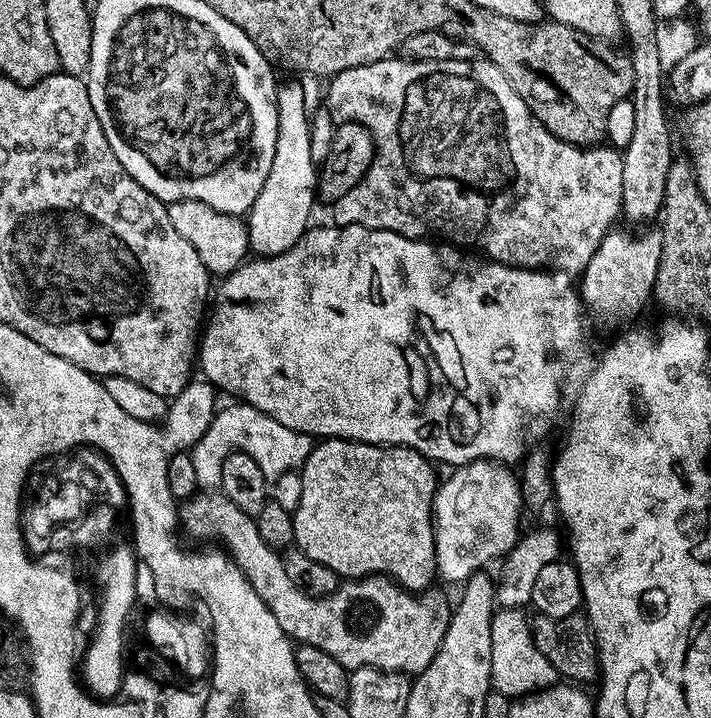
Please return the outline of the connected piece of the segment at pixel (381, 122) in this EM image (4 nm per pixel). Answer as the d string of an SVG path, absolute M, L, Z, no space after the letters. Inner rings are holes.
M403 58L379 60L366 66L354 66L350 70L342 70L331 77L326 84L326 107L336 124L345 124L357 120L374 138L376 153L370 162L370 170L354 186L354 190L346 190L342 198L331 205L333 225L345 228L351 224L361 224L363 228L377 228L387 232L397 232L400 236L408 236L412 240L435 238L440 242L455 242L457 245L477 244L483 255L498 264L508 264L512 268L534 268L565 272L570 278L579 277L590 266L590 258L594 258L594 250L602 242L602 238L613 231L612 224L622 212L622 162L623 155L611 146L581 146L567 144L559 140L532 111L522 102L522 98L510 86L506 74L498 70L491 60L477 58L474 60L447 60L446 62L418 62Z

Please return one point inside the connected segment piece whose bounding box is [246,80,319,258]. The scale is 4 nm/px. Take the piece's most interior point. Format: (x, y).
(281, 213)

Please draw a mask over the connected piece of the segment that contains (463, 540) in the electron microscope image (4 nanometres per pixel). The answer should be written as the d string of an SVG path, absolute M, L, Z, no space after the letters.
M473 460L455 467L445 481L437 485L432 503L435 526L435 556L437 575L448 582L464 583L473 573L481 571L488 562L506 555L520 539L518 526L524 516L523 489L519 479L505 465L491 460Z

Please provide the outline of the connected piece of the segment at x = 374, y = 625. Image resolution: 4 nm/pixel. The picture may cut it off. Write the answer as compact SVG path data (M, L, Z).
M200 490L183 501L178 508L178 524L182 532L196 540L208 540L211 536L217 536L224 543L223 551L242 570L242 574L248 579L258 598L262 598L270 614L278 618L278 626L282 626L285 634L300 644L326 650L326 654L330 654L330 658L334 658L344 668L381 668L387 672L419 674L430 666L440 643L443 642L453 609L436 590L428 590L423 594L409 592L401 588L395 580L377 574L345 579L329 596L308 596L298 590L294 582L290 582L290 578L286 578L281 553L262 542L255 519L238 510L238 506L234 506L234 502L230 502L230 498L226 498L219 490Z

